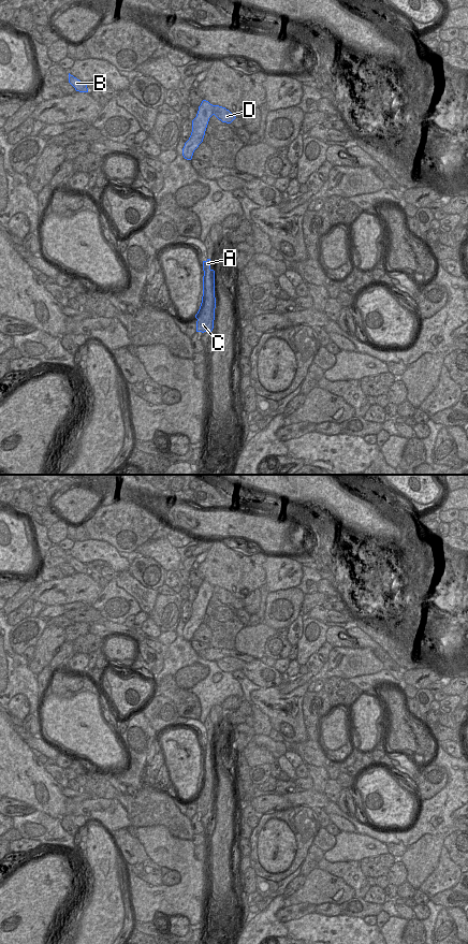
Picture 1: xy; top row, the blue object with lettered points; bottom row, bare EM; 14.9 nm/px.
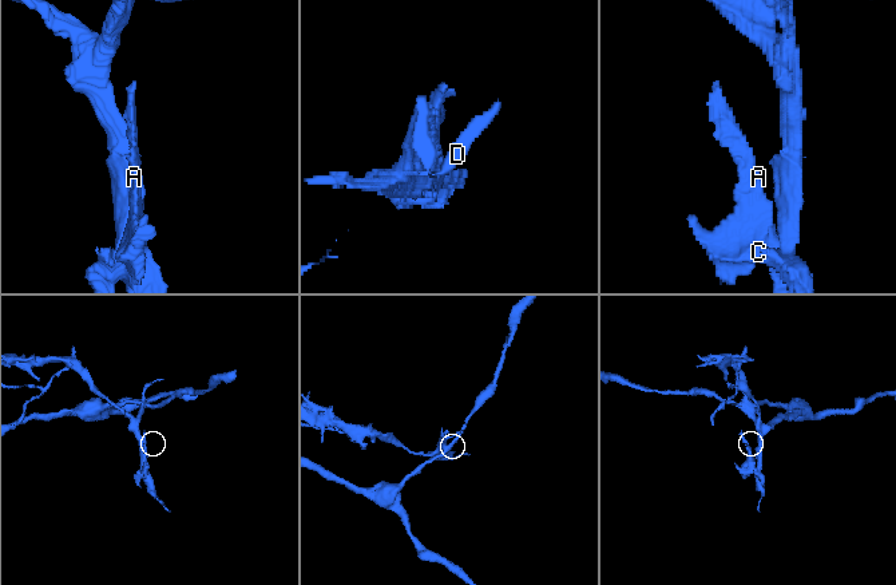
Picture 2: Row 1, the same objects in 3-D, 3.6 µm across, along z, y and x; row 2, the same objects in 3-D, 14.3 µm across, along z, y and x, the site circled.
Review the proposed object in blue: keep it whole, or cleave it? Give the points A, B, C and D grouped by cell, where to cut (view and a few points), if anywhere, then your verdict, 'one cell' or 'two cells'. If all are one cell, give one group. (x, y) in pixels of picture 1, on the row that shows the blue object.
A B C / D; cut in xy along (213, 105), (214, 114); two cells

